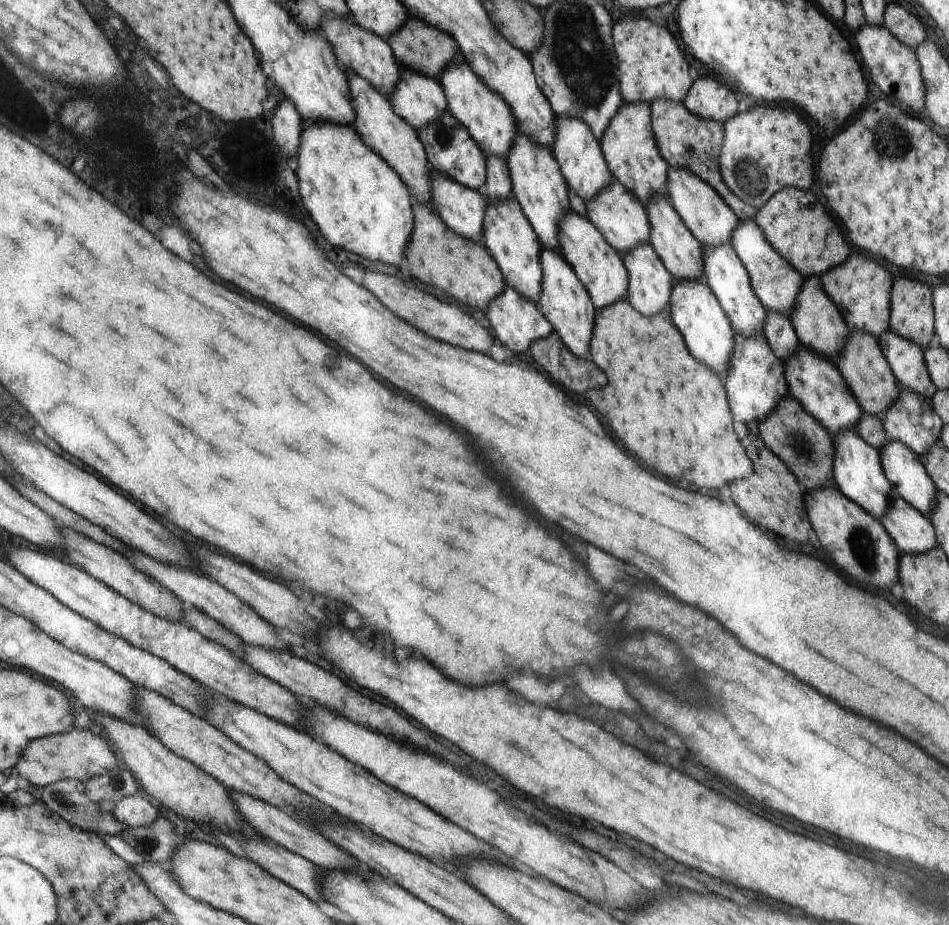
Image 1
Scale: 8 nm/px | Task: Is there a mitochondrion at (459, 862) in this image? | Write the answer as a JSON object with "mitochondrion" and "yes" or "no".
{"mitochondrion":"no"}

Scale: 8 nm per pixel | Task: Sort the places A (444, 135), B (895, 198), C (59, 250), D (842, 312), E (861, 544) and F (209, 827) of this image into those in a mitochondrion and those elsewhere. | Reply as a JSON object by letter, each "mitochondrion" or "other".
{"A":"mitochondrion","B":"other","C":"other","D":"other","E":"mitochondrion","F":"other"}

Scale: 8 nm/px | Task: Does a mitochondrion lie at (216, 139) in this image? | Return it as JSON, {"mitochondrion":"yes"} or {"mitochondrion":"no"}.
{"mitochondrion":"no"}

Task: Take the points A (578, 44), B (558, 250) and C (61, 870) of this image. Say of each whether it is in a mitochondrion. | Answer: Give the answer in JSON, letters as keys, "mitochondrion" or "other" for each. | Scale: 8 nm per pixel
{"A":"mitochondrion","B":"other","C":"mitochondrion"}

